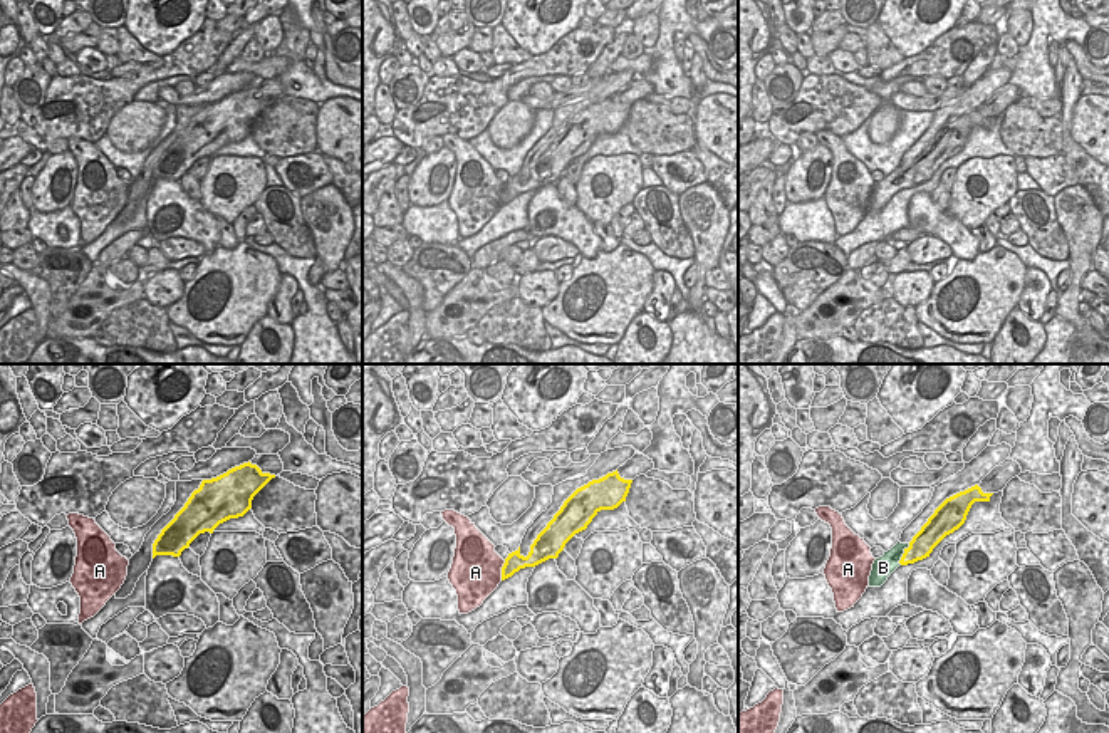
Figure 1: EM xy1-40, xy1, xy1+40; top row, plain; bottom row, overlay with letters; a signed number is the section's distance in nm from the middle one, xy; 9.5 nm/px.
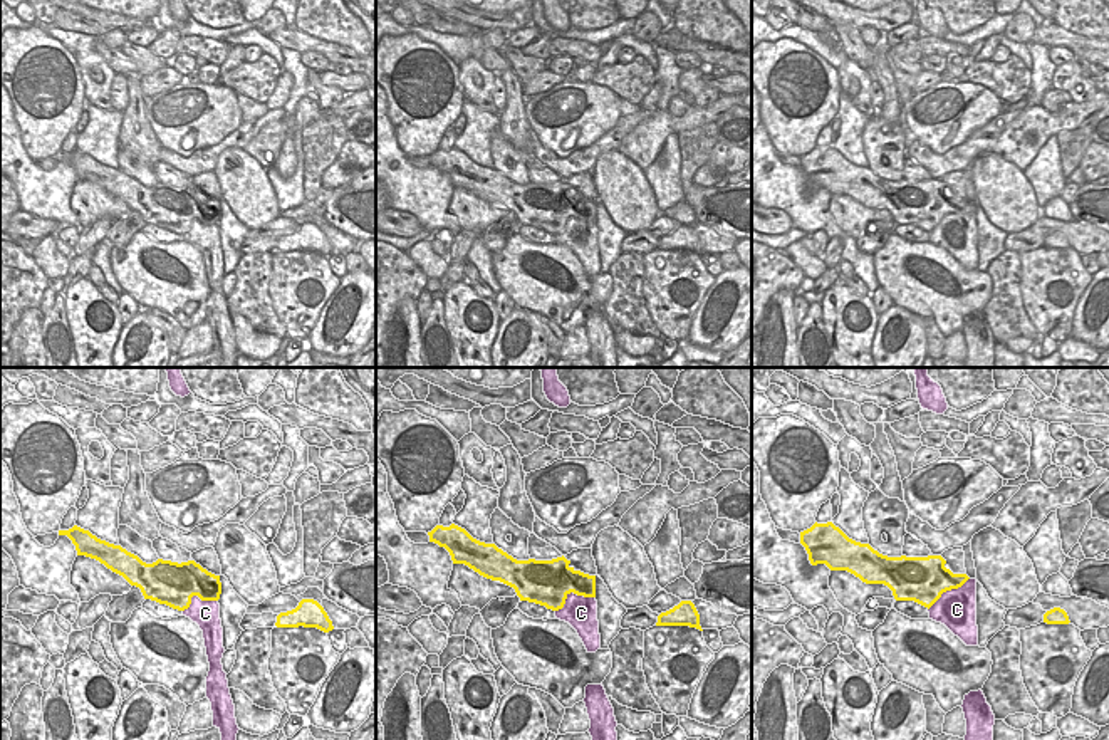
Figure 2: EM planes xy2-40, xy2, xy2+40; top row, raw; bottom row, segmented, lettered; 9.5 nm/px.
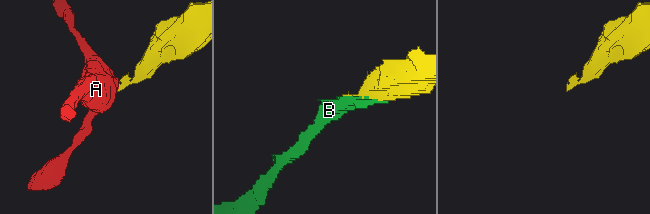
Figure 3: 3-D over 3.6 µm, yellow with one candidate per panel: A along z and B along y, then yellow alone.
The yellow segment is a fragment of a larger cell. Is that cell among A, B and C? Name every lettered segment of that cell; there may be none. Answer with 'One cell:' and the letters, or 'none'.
One cell: B

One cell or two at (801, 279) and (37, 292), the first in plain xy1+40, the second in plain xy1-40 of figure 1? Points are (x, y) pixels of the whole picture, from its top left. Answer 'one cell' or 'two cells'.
two cells

